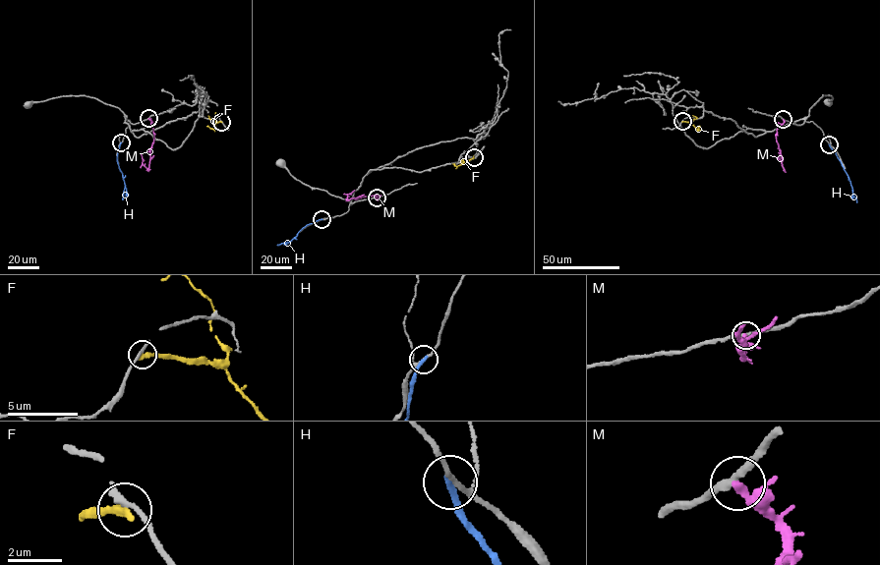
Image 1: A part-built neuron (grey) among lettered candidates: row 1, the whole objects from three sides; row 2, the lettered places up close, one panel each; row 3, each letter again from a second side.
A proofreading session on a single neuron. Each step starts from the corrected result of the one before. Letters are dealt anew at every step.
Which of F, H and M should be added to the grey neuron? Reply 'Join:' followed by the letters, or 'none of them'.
Join: none of them

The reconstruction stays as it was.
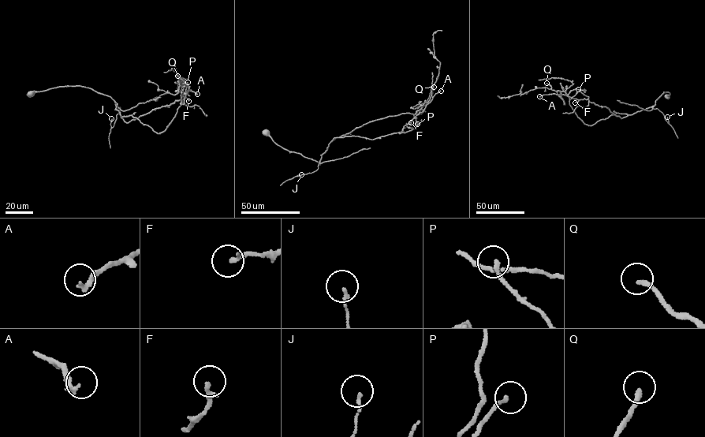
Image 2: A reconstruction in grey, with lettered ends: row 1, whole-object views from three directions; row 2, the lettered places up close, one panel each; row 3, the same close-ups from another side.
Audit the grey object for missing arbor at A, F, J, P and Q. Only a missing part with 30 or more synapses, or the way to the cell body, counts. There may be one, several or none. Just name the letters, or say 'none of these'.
Q

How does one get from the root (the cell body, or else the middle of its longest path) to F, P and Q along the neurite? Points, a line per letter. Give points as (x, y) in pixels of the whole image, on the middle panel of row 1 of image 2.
F: (266, 132), (282, 147), (320, 164), (322, 154), (335, 137), (354, 136), (373, 140), (400, 132), (411, 122)
P: (266, 132), (282, 147), (320, 164), (322, 154), (335, 137), (354, 136), (373, 140), (404, 133), (417, 124)
Q: (266, 132), (282, 147), (320, 164), (335, 137), (373, 140), (400, 132), (429, 100), (434, 87)

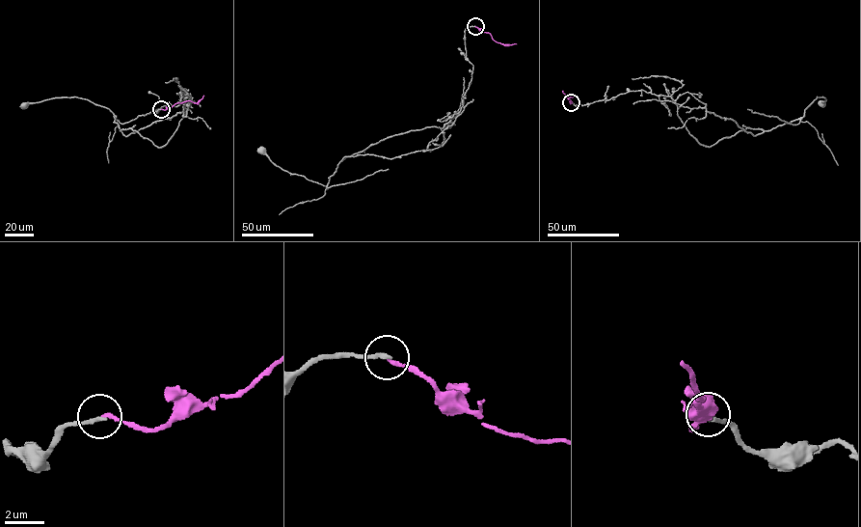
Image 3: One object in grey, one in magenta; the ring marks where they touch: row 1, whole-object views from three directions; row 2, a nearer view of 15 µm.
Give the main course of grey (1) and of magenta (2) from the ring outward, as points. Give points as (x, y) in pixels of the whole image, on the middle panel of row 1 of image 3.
1: (475, 26), (464, 31), (473, 69), (461, 111), (426, 150), (345, 156), (327, 189), (261, 150)
2: (475, 26), (490, 34), (497, 42), (516, 43)

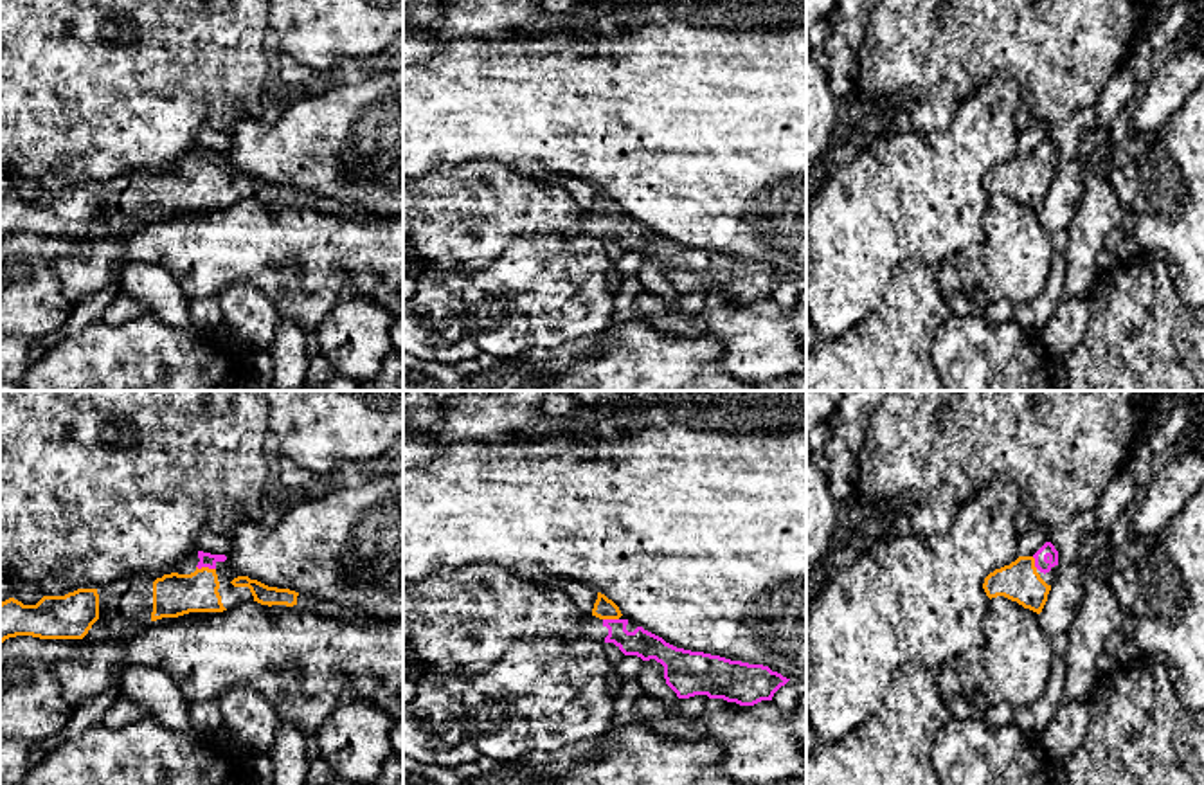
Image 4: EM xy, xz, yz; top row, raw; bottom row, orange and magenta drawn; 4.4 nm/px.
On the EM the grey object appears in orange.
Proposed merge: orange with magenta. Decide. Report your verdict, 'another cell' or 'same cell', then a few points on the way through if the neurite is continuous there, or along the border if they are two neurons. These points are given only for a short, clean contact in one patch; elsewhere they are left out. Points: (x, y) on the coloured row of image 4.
same cell; way xy (175, 595), (180, 595), (206, 568), (209, 560)

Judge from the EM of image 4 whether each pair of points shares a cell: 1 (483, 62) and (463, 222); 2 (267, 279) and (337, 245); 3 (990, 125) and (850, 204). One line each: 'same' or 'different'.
1: different
2: same
3: same

